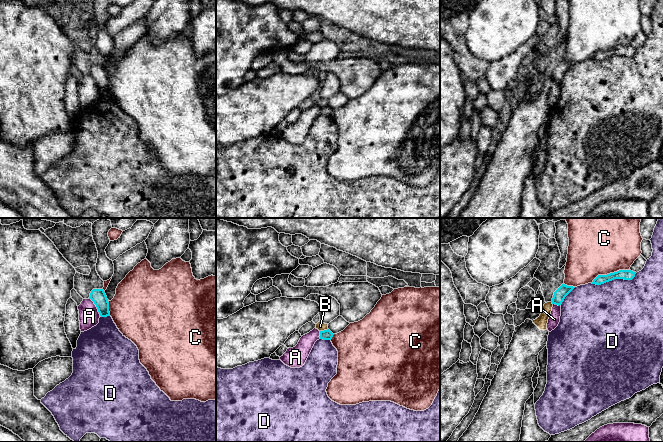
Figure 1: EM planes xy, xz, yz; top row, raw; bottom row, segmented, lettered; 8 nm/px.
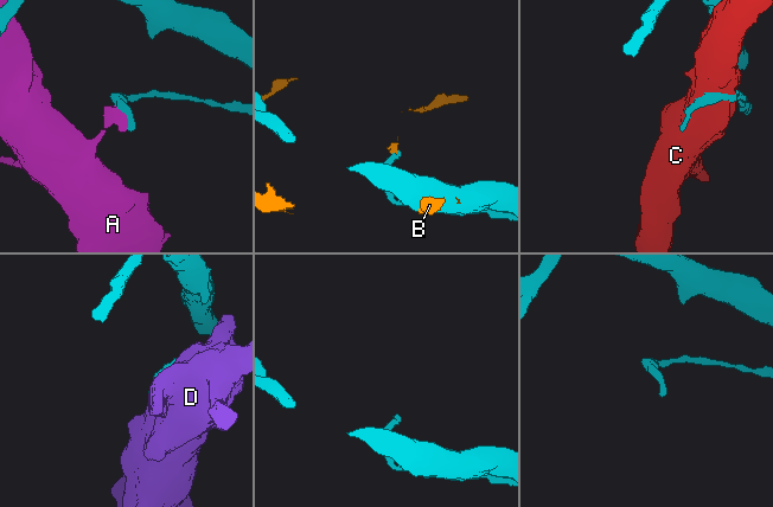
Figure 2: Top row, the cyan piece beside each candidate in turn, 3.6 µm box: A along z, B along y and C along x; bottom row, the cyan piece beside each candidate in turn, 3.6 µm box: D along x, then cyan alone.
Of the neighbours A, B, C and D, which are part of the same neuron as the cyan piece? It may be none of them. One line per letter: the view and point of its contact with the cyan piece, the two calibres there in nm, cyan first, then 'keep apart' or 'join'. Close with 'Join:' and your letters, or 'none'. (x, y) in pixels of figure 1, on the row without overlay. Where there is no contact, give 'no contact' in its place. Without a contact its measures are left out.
A: meets cyan in xy at (96, 82); 120 nm thick on the cyan side, 160 nm on the other; keep apart
B: meets cyan in xz at (324, 106); 80 nm thick on the cyan side, 70 nm on the other; keep apart
C: meets cyan in yz at (610, 49); 80 nm thick on the cyan side, 420 nm on the other; keep apart
D: meets cyan in yz at (614, 54); 80 nm thick on the cyan side, 480 nm on the other; keep apart
Join: none

